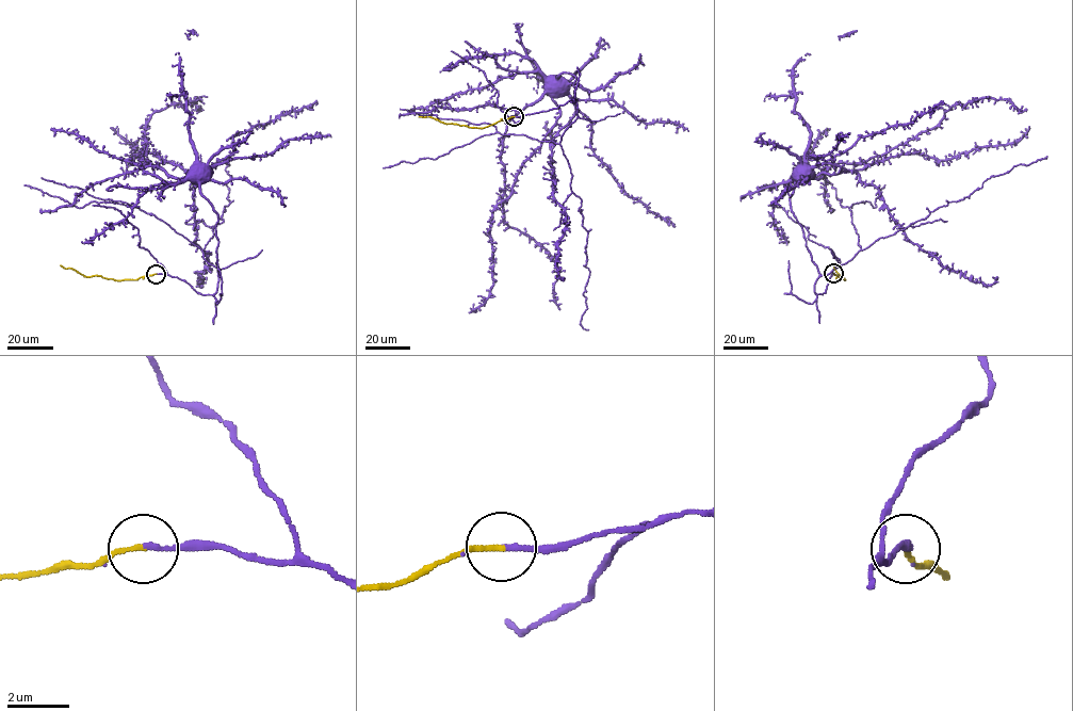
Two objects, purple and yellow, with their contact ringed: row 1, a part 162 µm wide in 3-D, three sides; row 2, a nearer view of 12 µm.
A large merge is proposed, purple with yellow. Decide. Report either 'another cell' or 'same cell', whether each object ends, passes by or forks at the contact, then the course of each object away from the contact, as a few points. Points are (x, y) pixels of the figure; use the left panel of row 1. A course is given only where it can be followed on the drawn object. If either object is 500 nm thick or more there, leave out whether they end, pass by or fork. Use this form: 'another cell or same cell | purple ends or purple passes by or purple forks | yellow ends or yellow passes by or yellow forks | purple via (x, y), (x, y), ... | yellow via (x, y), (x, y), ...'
same cell | purple ends | yellow ends | purple via (156, 274), (216, 291), (217, 213), (198, 183), (142, 158), (153, 113), (197, 97), (201, 108) | yellow via (156, 274), (117, 280), (83, 276), (60, 265)

